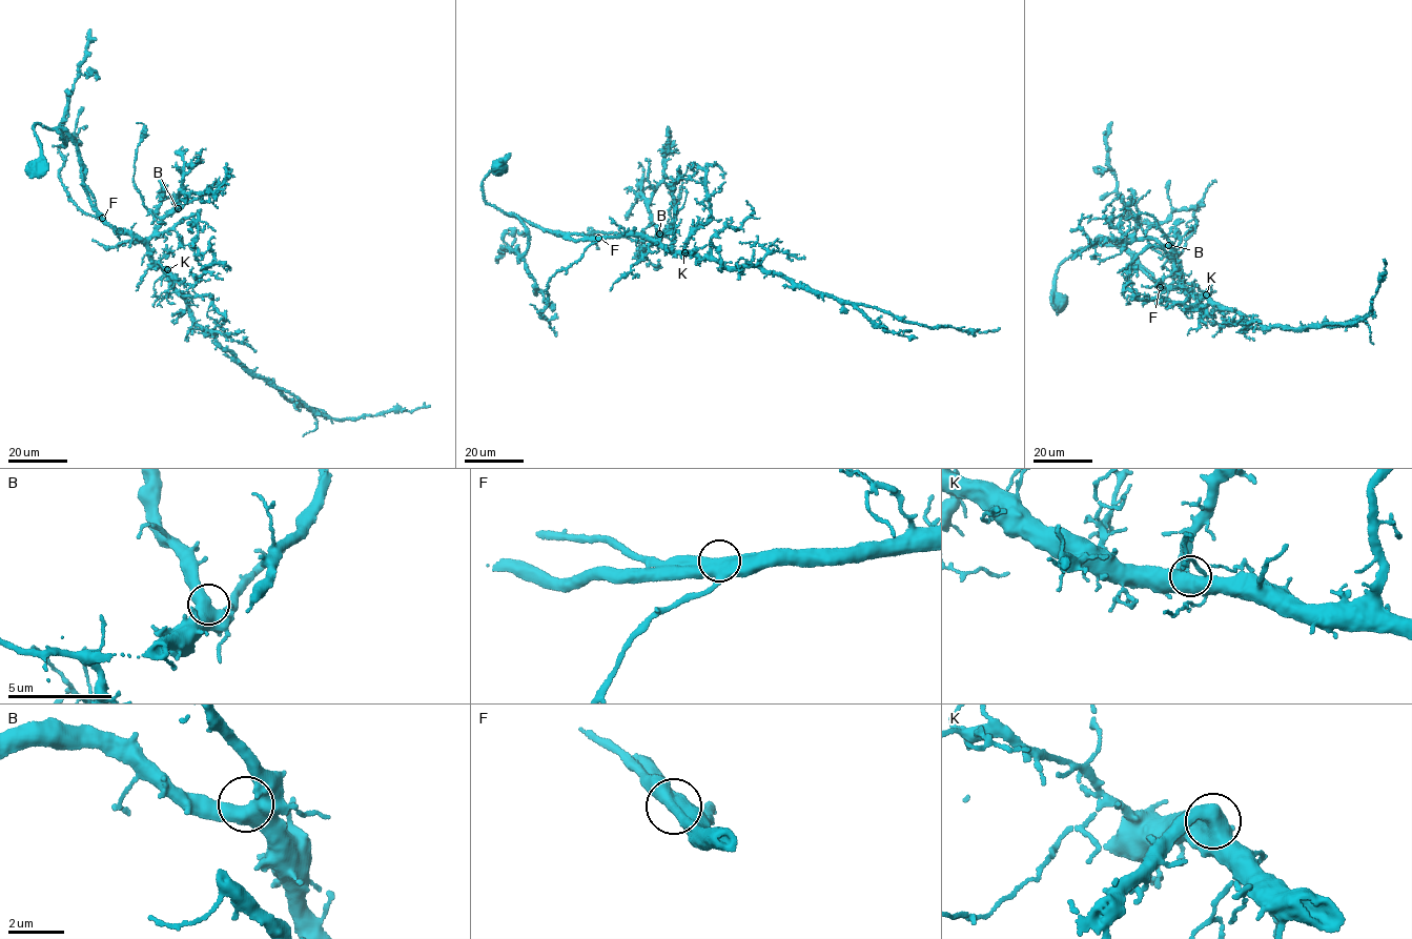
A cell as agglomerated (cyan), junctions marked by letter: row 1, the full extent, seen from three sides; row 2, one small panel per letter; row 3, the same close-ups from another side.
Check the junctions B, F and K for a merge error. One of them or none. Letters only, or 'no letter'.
no letter

